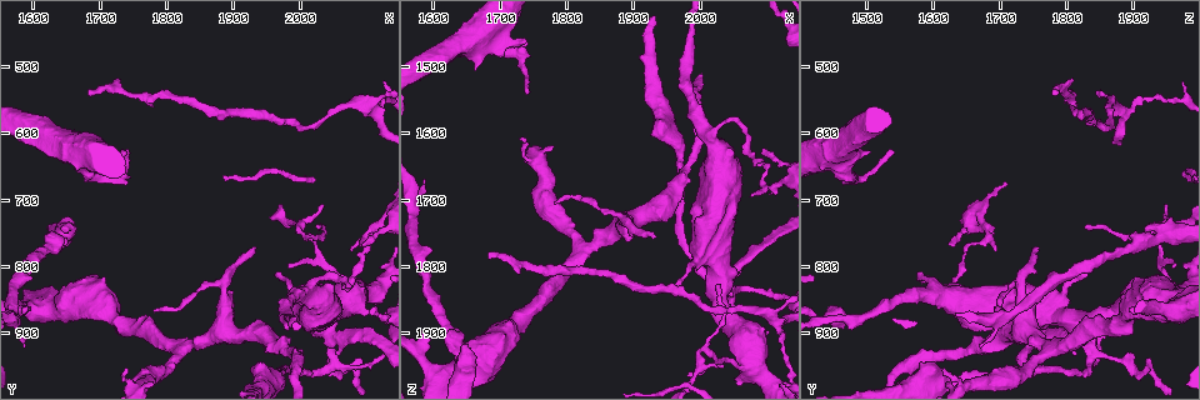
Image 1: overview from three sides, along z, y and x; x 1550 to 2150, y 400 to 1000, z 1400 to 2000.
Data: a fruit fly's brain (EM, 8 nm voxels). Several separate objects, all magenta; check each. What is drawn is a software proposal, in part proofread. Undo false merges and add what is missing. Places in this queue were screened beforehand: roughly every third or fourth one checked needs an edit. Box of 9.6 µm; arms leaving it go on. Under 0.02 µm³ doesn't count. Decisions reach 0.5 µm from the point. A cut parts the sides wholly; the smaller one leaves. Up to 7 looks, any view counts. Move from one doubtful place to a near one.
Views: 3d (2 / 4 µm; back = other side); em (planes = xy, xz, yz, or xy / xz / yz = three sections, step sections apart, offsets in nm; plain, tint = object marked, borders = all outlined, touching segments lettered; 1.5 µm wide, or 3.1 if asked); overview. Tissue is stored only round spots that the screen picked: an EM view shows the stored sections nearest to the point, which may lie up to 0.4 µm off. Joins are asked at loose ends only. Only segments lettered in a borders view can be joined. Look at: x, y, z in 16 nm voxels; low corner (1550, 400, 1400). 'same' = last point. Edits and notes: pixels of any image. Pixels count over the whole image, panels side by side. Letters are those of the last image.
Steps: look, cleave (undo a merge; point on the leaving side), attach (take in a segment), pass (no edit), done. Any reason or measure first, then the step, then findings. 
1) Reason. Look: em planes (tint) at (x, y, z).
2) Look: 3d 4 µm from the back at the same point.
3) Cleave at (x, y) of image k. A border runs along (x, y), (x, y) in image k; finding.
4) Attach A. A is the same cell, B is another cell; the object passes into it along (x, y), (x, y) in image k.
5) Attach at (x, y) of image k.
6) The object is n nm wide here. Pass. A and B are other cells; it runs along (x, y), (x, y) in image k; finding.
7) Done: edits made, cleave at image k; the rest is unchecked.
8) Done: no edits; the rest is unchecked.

Free end. Look: 3d 2 µm at (1945, 950, 1585).

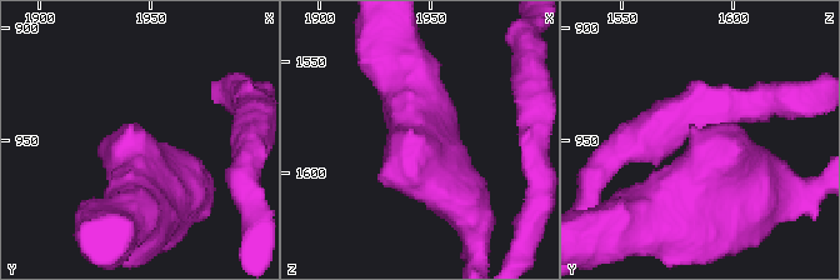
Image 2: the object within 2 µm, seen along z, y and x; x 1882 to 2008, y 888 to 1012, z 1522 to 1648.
Now the EM. Look: em planes (borders) at (1945, 945, 1584).

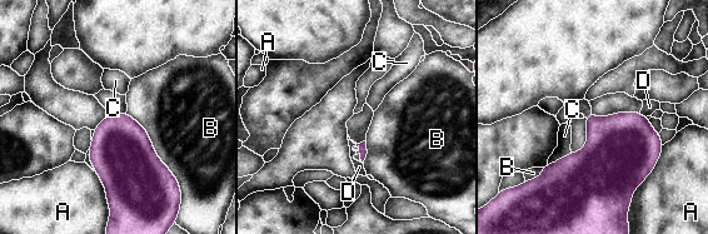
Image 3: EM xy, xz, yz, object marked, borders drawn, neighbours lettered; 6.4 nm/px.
Pass. A, B, C and D are other cells; none of them fits.

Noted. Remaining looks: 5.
Branch stops here. Look: em planes (borders) at (2025, 745, 1825).

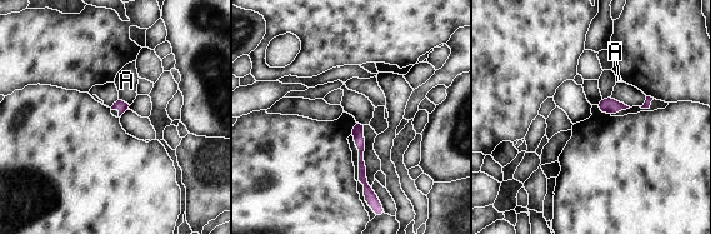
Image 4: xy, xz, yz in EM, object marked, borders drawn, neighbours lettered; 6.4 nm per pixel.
The object is 80 nm wide here. Pass. A is another cell; a border runs along (119, 99), (129, 105) in image 4; no lettered segment goes on from it.

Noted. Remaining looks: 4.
Sudden change in width. Look: em xz step 4 (tint) at (2105, 570, 1880).

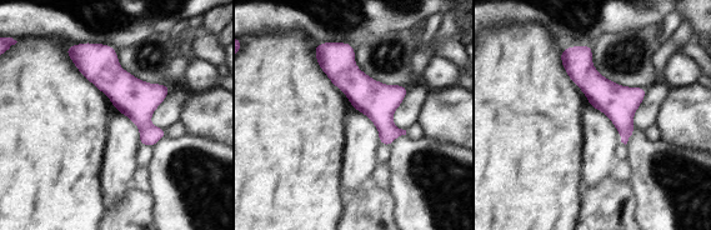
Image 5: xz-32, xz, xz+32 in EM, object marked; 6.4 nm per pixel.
Look: em xz step 4 (borders) at the same point.

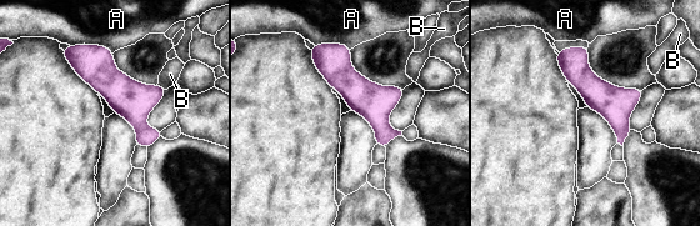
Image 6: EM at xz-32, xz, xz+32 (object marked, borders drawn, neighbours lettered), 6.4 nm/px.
The object is 220 nm wide here. Pass. A and B are other cells; a border runs along (69, 44), (105, 45), (113, 53) in image 6; one neuron here.

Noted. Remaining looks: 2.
Done: no edits; the rest is unchecked.

